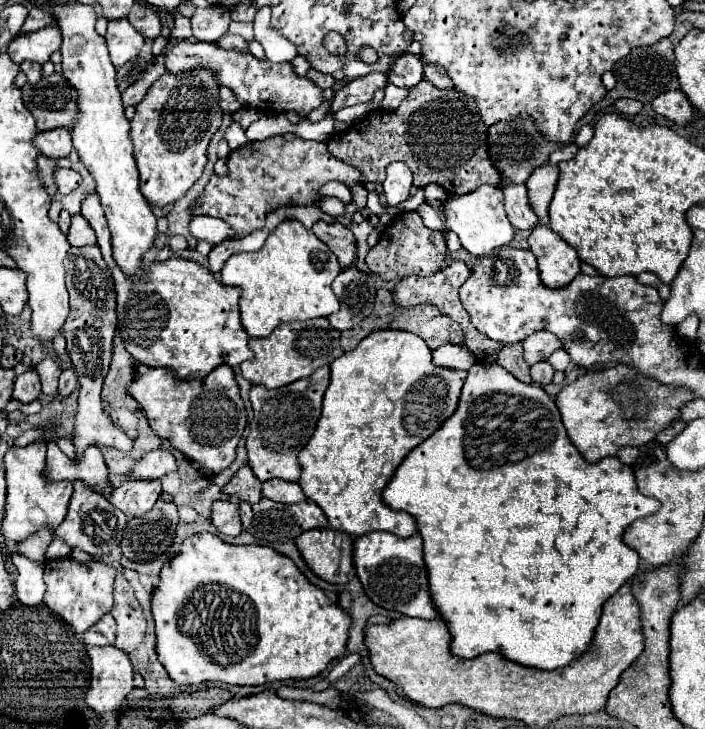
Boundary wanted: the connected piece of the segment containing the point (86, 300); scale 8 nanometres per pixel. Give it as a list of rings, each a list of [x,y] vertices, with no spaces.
[[[84,246],[84,248],[70,248],[64,260],[66,266],[66,288],[70,294],[70,314],[64,324],[64,338],[66,350],[74,364],[80,382],[80,398],[78,398],[78,412],[76,412],[76,432],[74,432],[74,448],[76,458],[80,460],[82,452],[94,443],[103,443],[122,452],[130,452],[132,440],[128,438],[118,426],[102,410],[102,384],[108,374],[110,358],[112,358],[112,338],[116,332],[118,316],[116,316],[116,290],[114,280],[108,264],[104,262],[98,246]]]

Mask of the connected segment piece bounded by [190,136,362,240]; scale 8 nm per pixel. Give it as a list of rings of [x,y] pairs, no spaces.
[[[272,136],[266,138],[262,142],[248,142],[242,148],[234,150],[228,156],[228,174],[226,176],[218,176],[212,174],[210,182],[206,184],[202,196],[198,200],[192,202],[190,212],[196,216],[214,216],[224,220],[234,236],[230,240],[240,240],[244,236],[248,236],[254,230],[262,230],[266,226],[266,214],[274,212],[280,206],[316,206],[320,202],[320,188],[326,182],[344,182],[346,186],[354,186],[360,184],[360,172],[354,170],[354,166],[348,166],[344,162],[340,162],[338,158],[334,158],[328,152],[328,146],[324,142],[312,142],[312,140],[304,140],[300,136],[294,136],[290,142],[282,142],[282,138]]]

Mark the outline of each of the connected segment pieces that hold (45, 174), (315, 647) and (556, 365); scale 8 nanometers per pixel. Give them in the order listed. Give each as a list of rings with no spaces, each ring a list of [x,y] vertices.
[[[42,154],[38,156],[38,160],[36,160],[36,172],[42,178],[42,184],[44,184],[44,188],[46,188],[46,192],[50,196],[56,194],[56,184],[54,184],[54,178],[52,178],[54,168],[56,168],[56,162],[52,162],[50,158],[46,158]]]
[[[198,534],[190,536],[182,542],[180,552],[162,568],[160,572],[160,584],[152,592],[152,614],[156,622],[156,652],[158,660],[168,670],[170,678],[176,680],[182,686],[202,684],[202,682],[222,682],[222,684],[266,684],[274,680],[300,680],[300,678],[314,678],[318,676],[332,660],[346,654],[346,640],[348,632],[352,628],[352,616],[340,608],[336,602],[332,602],[322,588],[314,586],[300,570],[298,566],[284,554],[272,550],[270,546],[236,546],[226,544],[214,534]]]
[[[559,349],[546,358],[546,361],[551,364],[556,371],[565,371],[569,366],[571,359],[564,349]]]

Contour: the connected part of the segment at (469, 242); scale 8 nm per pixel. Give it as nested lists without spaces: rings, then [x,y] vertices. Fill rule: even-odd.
[[[484,184],[478,190],[464,194],[464,196],[452,196],[444,202],[444,226],[446,230],[452,230],[458,234],[462,246],[474,254],[474,256],[490,256],[494,250],[508,246],[514,238],[514,228],[506,218],[504,206],[502,206],[502,188]]]

